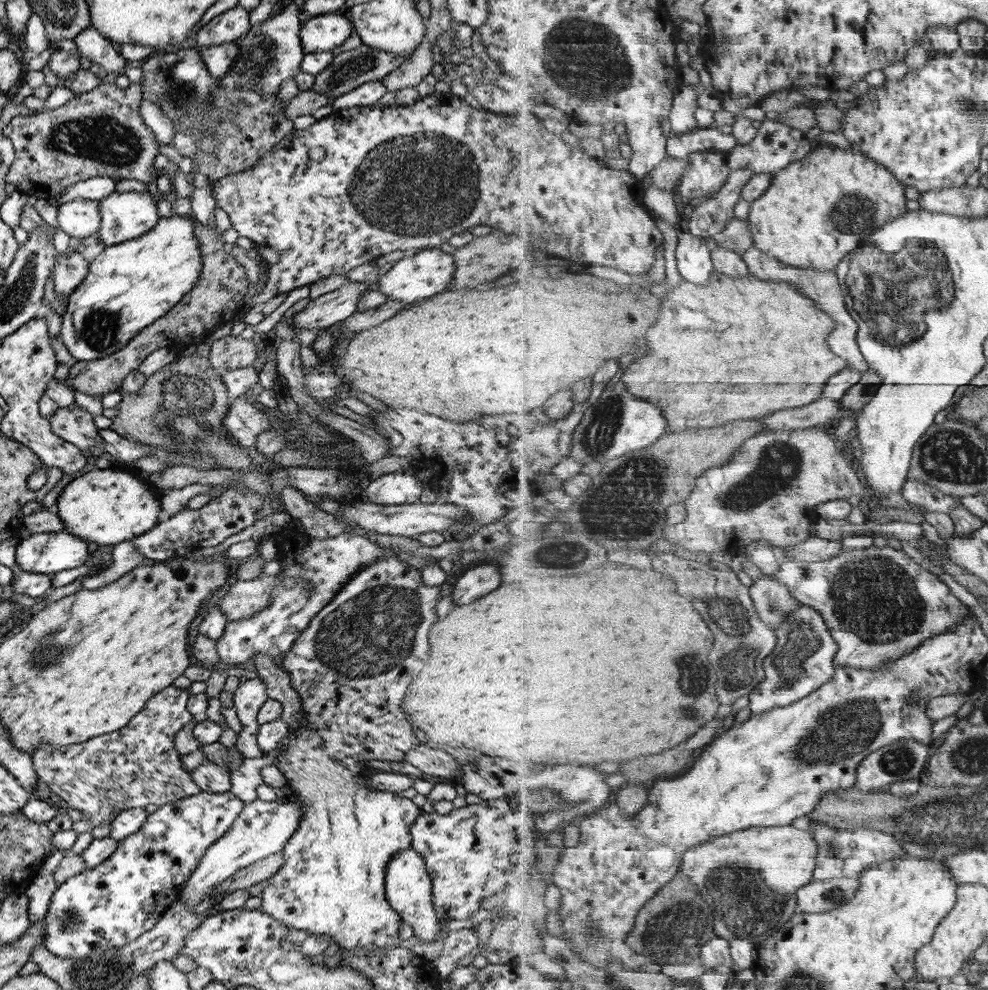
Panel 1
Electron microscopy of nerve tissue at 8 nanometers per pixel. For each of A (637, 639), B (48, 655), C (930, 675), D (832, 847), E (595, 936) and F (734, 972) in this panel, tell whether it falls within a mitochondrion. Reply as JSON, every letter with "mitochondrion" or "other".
{"A":"other","B":"mitochondrion","C":"other","D":"mitochondrion","E":"mitochondrion","F":"other"}

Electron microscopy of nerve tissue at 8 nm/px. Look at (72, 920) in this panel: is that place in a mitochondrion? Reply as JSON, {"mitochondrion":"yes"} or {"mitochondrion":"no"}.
{"mitochondrion":"yes"}

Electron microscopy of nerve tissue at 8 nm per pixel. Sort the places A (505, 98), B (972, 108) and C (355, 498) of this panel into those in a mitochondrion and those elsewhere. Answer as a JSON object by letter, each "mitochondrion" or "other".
{"A":"other","B":"mitochondrion","C":"other"}

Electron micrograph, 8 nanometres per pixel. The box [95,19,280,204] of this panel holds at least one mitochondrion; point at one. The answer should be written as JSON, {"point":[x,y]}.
{"point":[178,93]}

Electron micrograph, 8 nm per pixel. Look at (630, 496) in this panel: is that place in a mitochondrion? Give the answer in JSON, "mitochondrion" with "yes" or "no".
{"mitochondrion":"yes"}

